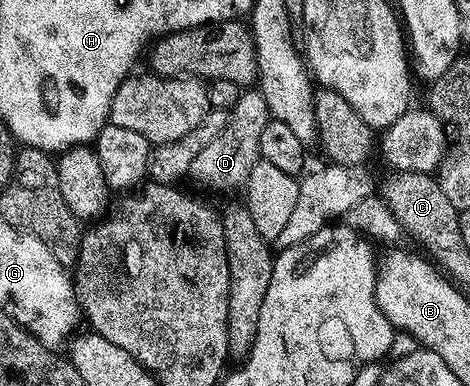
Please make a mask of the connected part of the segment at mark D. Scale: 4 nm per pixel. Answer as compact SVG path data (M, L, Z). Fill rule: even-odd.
M250 87L239 92L234 106L228 110L226 126L192 163L188 174L189 180L203 185L206 189L238 189L241 190L249 179L249 173L260 158L260 134L271 120L268 103L264 103L264 95L257 88Z

